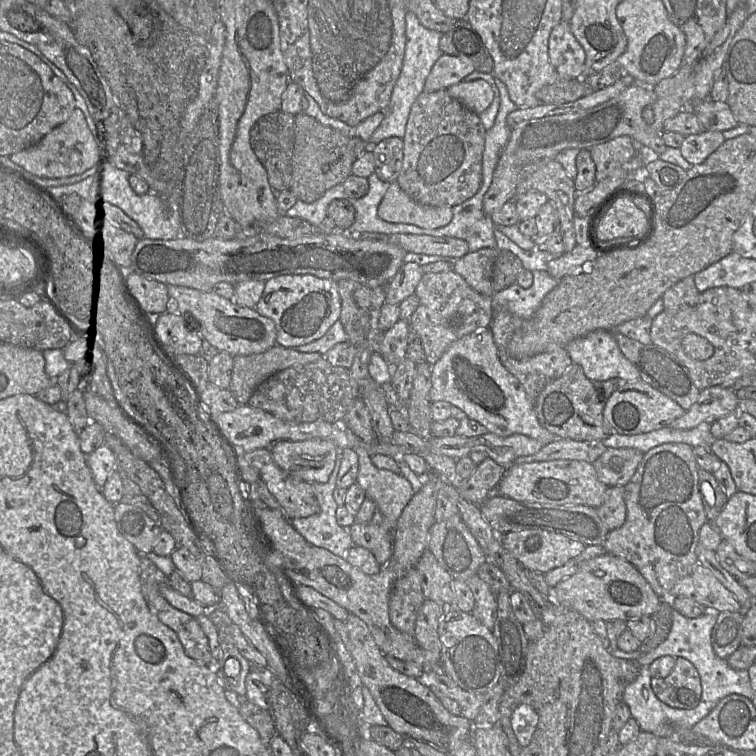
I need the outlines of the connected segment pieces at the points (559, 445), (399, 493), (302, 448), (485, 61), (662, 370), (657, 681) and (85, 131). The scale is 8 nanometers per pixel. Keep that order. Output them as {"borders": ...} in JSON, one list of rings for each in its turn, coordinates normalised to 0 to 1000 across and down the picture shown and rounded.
{"borders":[[[[735,579],[729,586],[720,589],[706,601],[690,603],[680,614],[704,612],[729,608],[770,608],[784,612],[803,594],[795,582],[762,583],[757,581]]],[[[471,590],[475,603],[472,640],[492,660],[504,679],[517,689],[526,689],[548,651],[532,627],[499,619],[483,590]]],[[[427,581],[372,582],[356,594],[372,620],[409,639],[431,639],[442,622],[446,602],[452,597],[440,585]]],[[[615,25],[602,29],[599,36],[585,44],[582,65],[586,71],[622,79],[630,94],[653,98],[653,82],[635,45]]],[[[810,438],[827,472],[843,487],[847,499],[858,509],[897,533],[906,544],[923,529],[926,516],[919,511],[907,484],[882,463],[860,455],[851,455],[821,440]]],[[[893,869],[894,877],[880,897],[861,897],[869,923],[886,935],[919,937],[929,922],[927,897],[921,882],[907,870]]],[[[98,143],[90,157],[62,176],[50,189],[13,205],[13,212],[54,235],[83,235],[107,230],[132,209],[127,189],[108,148]]]]}

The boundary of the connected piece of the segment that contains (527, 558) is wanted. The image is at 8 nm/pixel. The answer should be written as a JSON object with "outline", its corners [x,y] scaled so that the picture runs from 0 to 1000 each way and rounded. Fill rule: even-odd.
{"outline":[[[721,701],[673,704],[661,709],[661,714],[696,754],[718,759],[746,749],[775,725],[766,716]]]}

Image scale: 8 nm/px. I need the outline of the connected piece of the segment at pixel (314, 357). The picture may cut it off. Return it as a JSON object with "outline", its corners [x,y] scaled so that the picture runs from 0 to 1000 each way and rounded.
{"outline":[[[366,455],[348,467],[308,472],[310,485],[302,515],[316,536],[328,536],[341,511],[361,495],[430,474],[422,467],[401,467]]]}

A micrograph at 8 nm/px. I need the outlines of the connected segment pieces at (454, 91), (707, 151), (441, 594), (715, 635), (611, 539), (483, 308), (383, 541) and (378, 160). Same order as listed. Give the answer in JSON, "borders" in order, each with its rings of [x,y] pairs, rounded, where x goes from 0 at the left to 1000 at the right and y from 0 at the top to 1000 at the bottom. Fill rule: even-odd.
{"borders":[[[[636,104],[623,108],[611,107],[594,115],[591,122],[630,151],[642,147],[653,130],[653,122],[648,111]]],[[[931,172],[925,177],[906,180],[898,197],[914,218],[921,218],[931,214],[958,187],[955,175]]],[[[562,728],[550,749],[560,761],[562,792],[573,794],[590,803],[601,802],[598,763],[582,749],[569,728]]],[[[955,808],[942,833],[940,851],[946,865],[962,870],[981,854],[983,810]]],[[[880,586],[860,594],[852,599],[852,603],[832,639],[827,646],[827,665],[829,673],[828,688],[825,693],[816,700],[807,702],[796,720],[803,733],[821,737],[839,747],[848,761],[856,767],[865,783],[876,792],[888,791],[888,779],[903,765],[914,759],[923,746],[922,724],[925,720],[925,705],[927,696],[937,689],[931,676],[930,665],[923,649],[923,622],[918,593],[906,586]]],[[[598,356],[561,361],[548,389],[554,396],[554,403],[542,419],[541,430],[554,443],[567,483],[574,483],[599,452],[628,438],[647,434],[652,421],[651,392],[626,384]]],[[[470,690],[463,697],[463,708],[468,721],[488,728],[504,749],[515,743],[520,731],[520,714],[516,702],[501,694]]],[[[516,181],[504,185],[492,200],[495,229],[507,239],[524,239],[533,214],[533,184]]]]}

